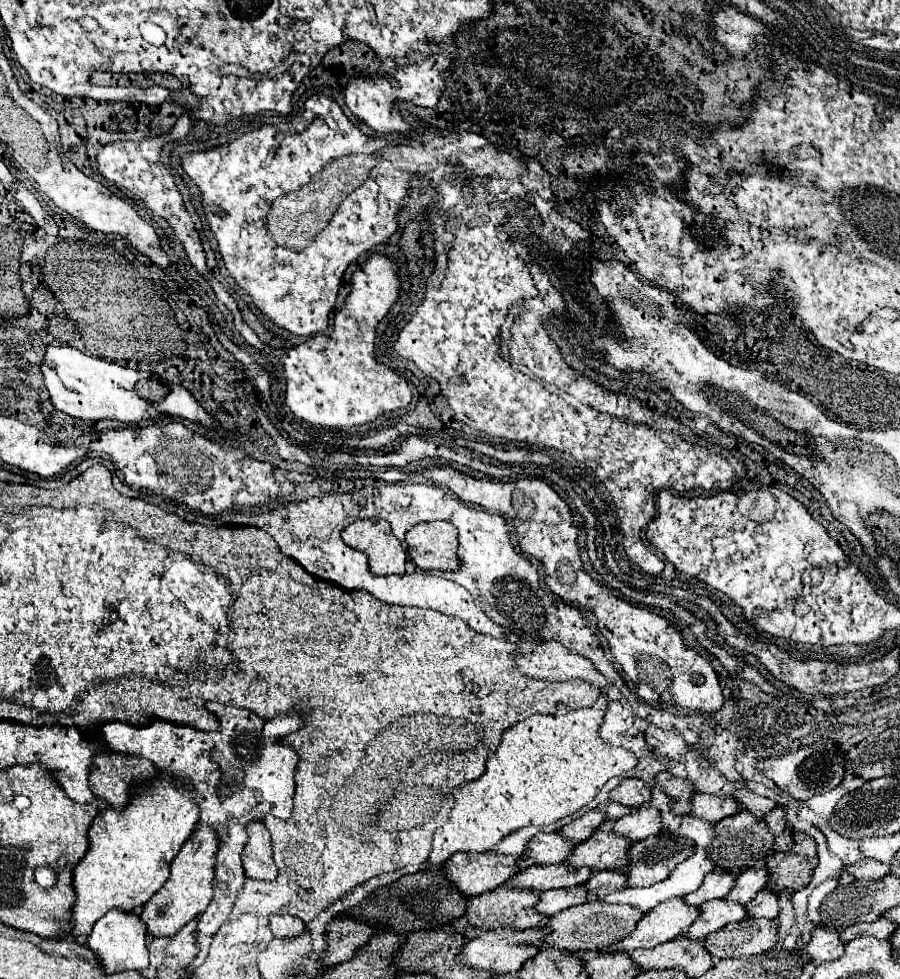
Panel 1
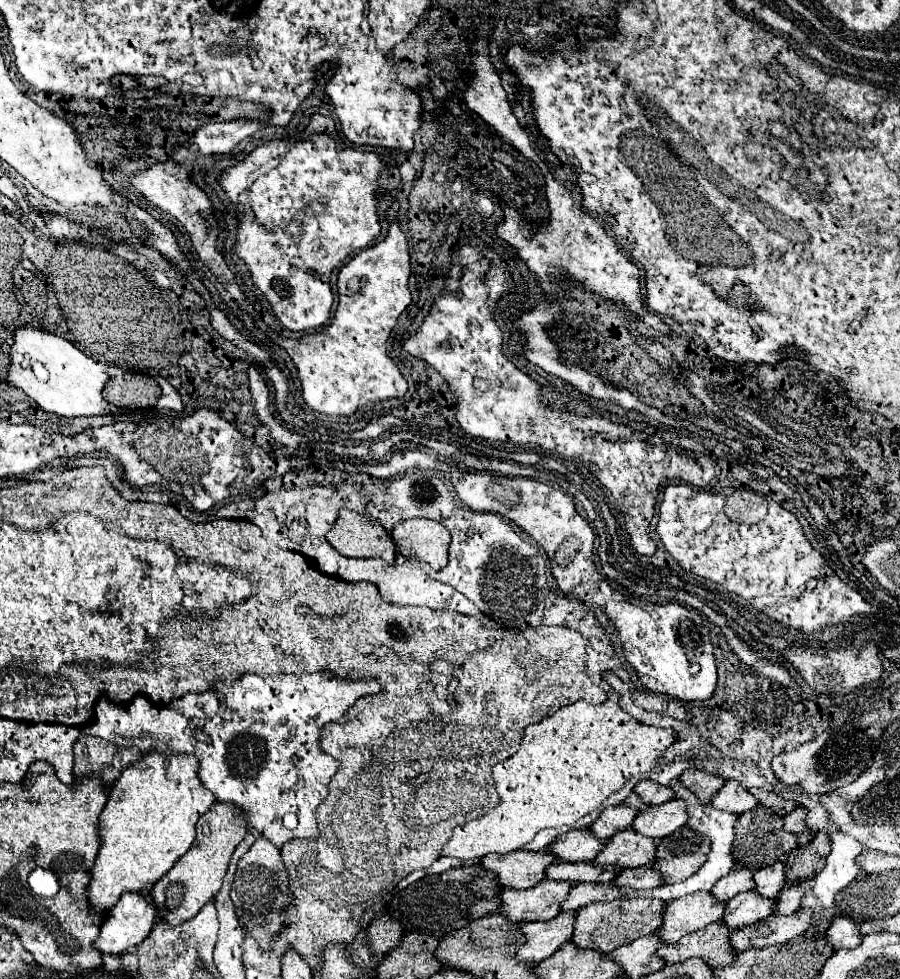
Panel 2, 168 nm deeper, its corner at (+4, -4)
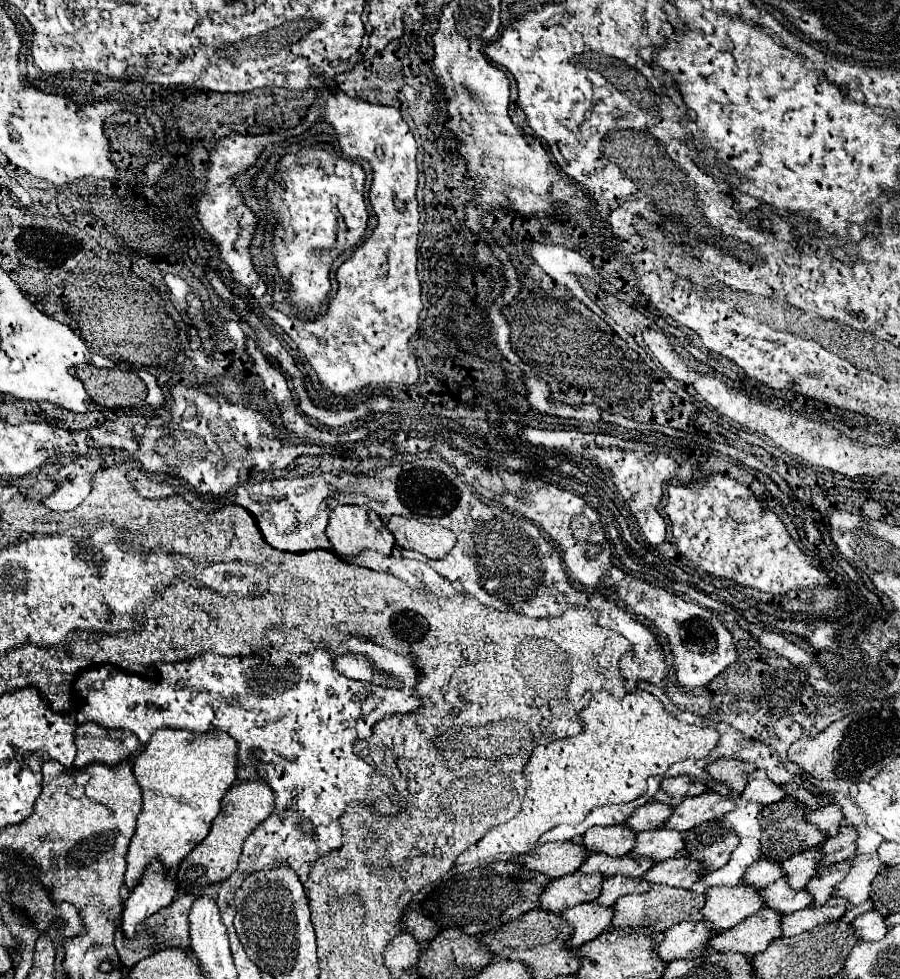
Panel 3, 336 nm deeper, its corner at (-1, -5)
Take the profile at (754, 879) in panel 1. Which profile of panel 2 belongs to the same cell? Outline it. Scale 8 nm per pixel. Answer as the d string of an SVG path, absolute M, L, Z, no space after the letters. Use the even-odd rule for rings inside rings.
M782 856L782 860L758 870L754 874L754 882L756 882L756 890L762 894L762 896L768 896L768 898L776 898L778 892L782 890L784 886L784 862L786 858Z

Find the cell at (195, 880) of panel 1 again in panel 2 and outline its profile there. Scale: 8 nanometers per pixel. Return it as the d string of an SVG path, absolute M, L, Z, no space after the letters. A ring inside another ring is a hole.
M230 802L212 804L212 808L196 824L198 834L190 850L172 866L170 872L166 872L166 876L158 880L158 884L154 884L150 892L158 910L158 918L170 924L180 924L192 918L206 904L206 900L214 898L214 894L222 886L222 878L228 870L228 862L232 858L234 848L246 836L246 828L248 828L246 814L236 804Z

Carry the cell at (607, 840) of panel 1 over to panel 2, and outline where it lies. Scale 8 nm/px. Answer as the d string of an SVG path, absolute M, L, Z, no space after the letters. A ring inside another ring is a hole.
M624 830L614 834L602 854L596 856L596 864L610 864L618 868L638 868L652 864L656 856L656 840L642 836L634 830Z

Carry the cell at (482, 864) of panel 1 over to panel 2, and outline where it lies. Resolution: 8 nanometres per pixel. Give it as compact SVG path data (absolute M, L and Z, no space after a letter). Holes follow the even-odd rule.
M516 850L502 856L484 856L480 866L498 874L504 888L532 888L546 878L546 868L556 860L552 852Z

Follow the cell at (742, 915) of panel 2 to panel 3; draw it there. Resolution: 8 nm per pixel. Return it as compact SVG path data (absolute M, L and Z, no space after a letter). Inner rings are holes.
M785 877L769 885L767 889L761 889L761 897L765 901L765 907L775 909L779 915L789 915L799 909L805 909L811 903L811 895L805 891L793 891Z

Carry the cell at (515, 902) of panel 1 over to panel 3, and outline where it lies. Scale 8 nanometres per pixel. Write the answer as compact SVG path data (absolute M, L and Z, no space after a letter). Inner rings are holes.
M571 873L559 879L553 879L539 895L539 909L551 913L563 913L569 907L575 907L585 901L595 901L599 895L599 885L603 883L603 875L593 873Z

